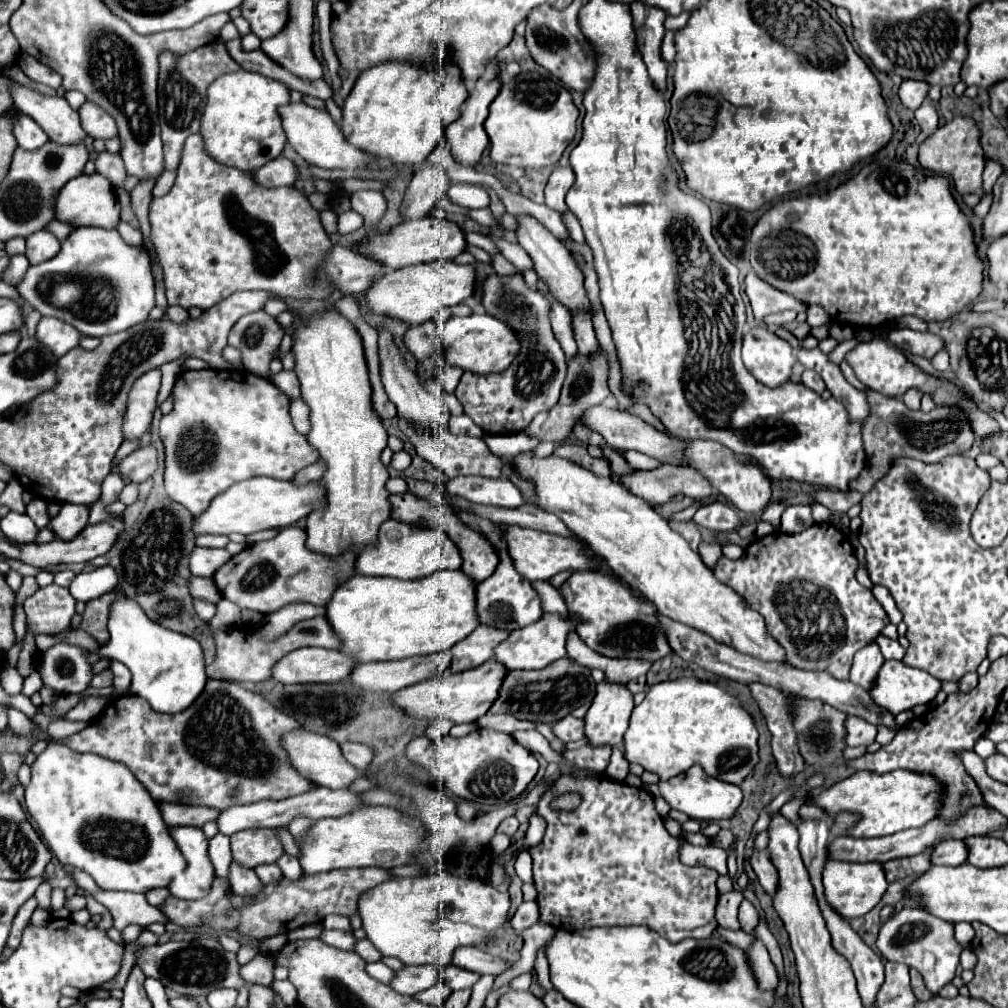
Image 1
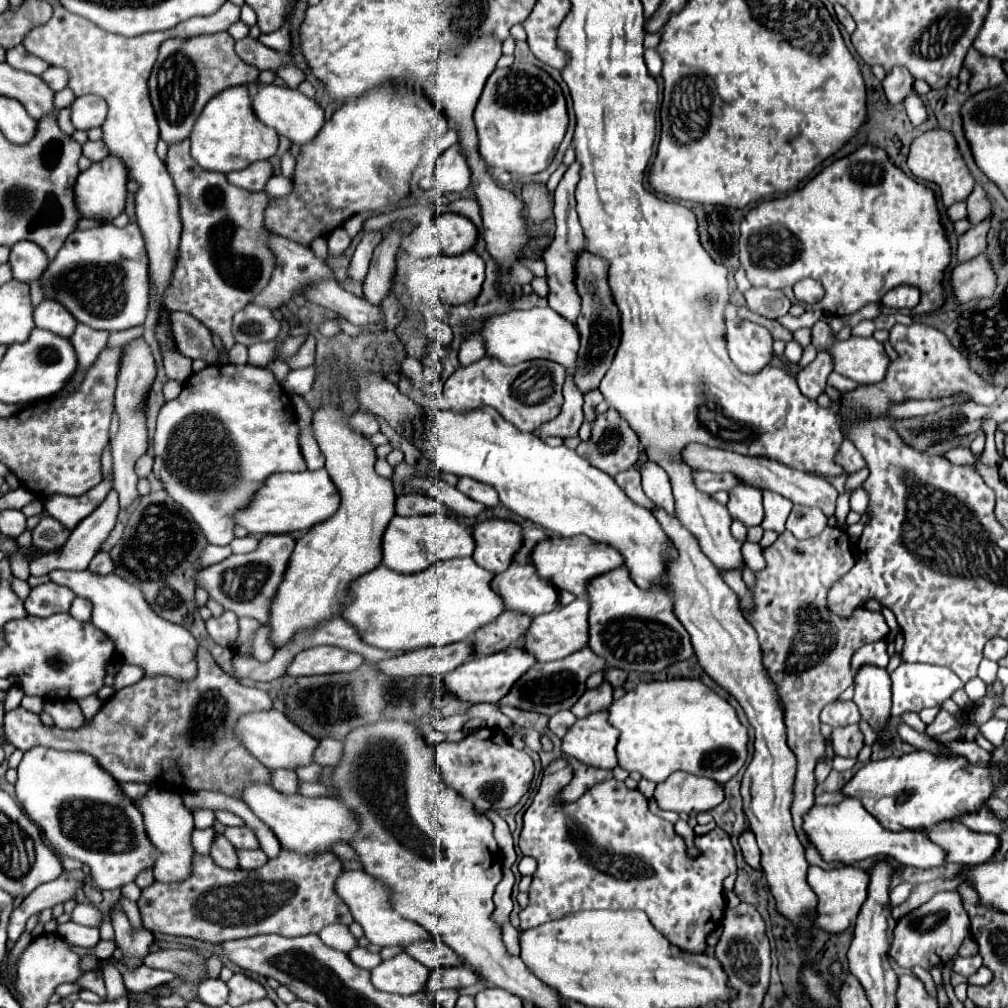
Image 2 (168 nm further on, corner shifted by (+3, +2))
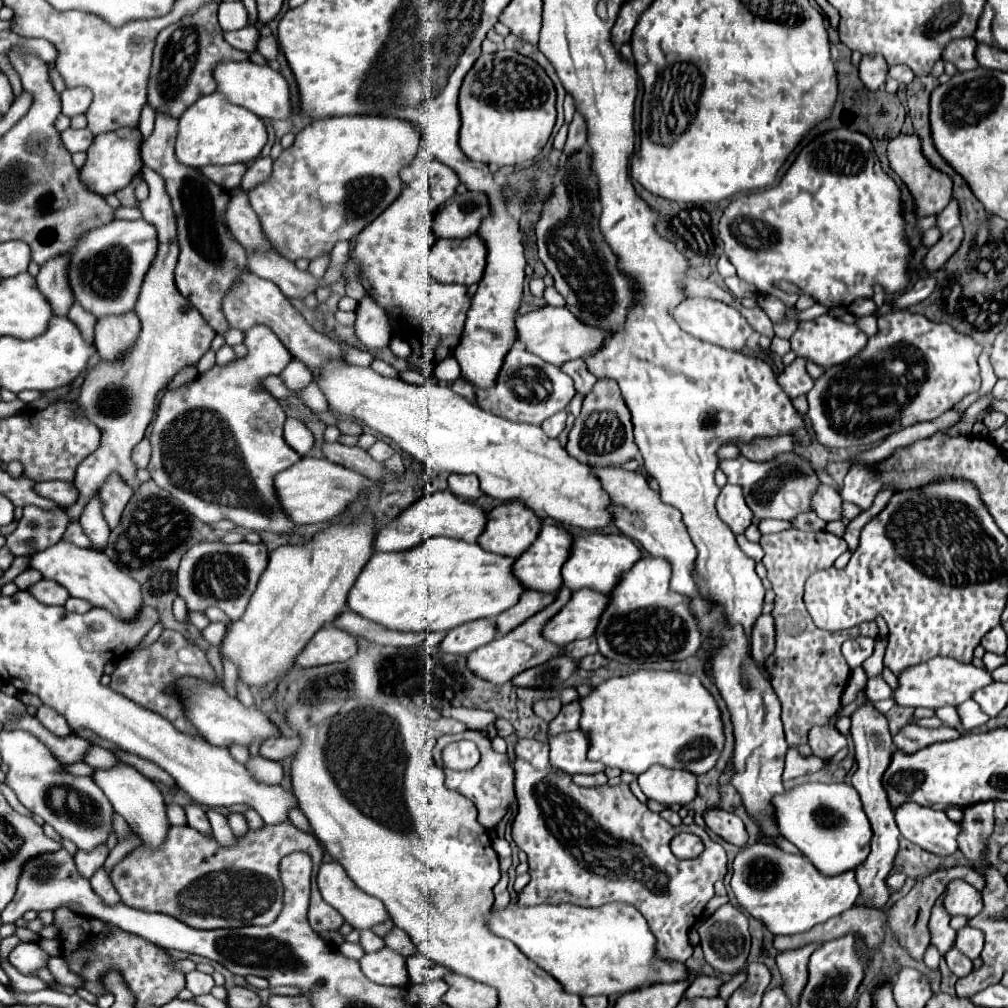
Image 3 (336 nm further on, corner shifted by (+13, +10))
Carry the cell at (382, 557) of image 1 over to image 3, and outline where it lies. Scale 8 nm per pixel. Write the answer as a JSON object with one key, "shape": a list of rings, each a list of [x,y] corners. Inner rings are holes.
{"shape":[[[449,490],[435,492],[429,496],[423,496],[421,500],[417,500],[409,508],[405,508],[387,526],[379,528],[379,532],[375,536],[375,550],[377,552],[405,552],[405,550],[419,546],[421,542],[425,542],[429,538],[435,538],[435,536],[447,536],[447,538],[457,538],[463,542],[475,542],[477,536],[483,532],[483,524],[485,524],[485,514],[477,506],[459,500]]]}

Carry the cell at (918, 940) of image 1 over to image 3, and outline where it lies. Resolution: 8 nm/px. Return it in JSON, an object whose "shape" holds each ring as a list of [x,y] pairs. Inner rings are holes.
{"shape":[[[951,880],[943,892],[943,908],[949,916],[975,916],[981,912],[981,894],[965,880]]]}

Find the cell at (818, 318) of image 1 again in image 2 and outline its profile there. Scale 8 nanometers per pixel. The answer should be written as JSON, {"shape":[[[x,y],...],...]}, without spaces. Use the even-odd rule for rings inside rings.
{"shape":[[[823,320],[815,322],[815,326],[811,328],[811,344],[817,348],[817,352],[827,350],[833,358],[833,370],[849,380],[855,380],[857,384],[875,384],[881,382],[885,378],[887,366],[889,366],[889,356],[883,350],[883,344],[877,342],[875,338],[861,338],[861,336],[851,336],[847,340],[839,340],[835,338],[835,332],[831,330],[831,326]]]}

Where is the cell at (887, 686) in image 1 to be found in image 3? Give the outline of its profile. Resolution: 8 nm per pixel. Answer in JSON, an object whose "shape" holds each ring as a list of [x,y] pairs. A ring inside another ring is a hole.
{"shape":[[[931,658],[929,662],[921,662],[915,666],[907,666],[897,680],[897,688],[893,690],[893,700],[899,706],[927,706],[927,708],[941,708],[941,706],[959,706],[971,698],[971,692],[983,688],[985,684],[993,682],[991,674],[983,668],[973,664],[961,664],[953,658]]]}

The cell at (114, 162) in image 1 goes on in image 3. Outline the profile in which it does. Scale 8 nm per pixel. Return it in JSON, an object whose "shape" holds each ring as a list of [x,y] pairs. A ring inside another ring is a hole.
{"shape":[[[69,128],[69,130],[61,132],[61,140],[69,152],[85,152],[91,146],[93,138],[95,136],[89,132],[89,128],[83,128],[83,130]]]}

